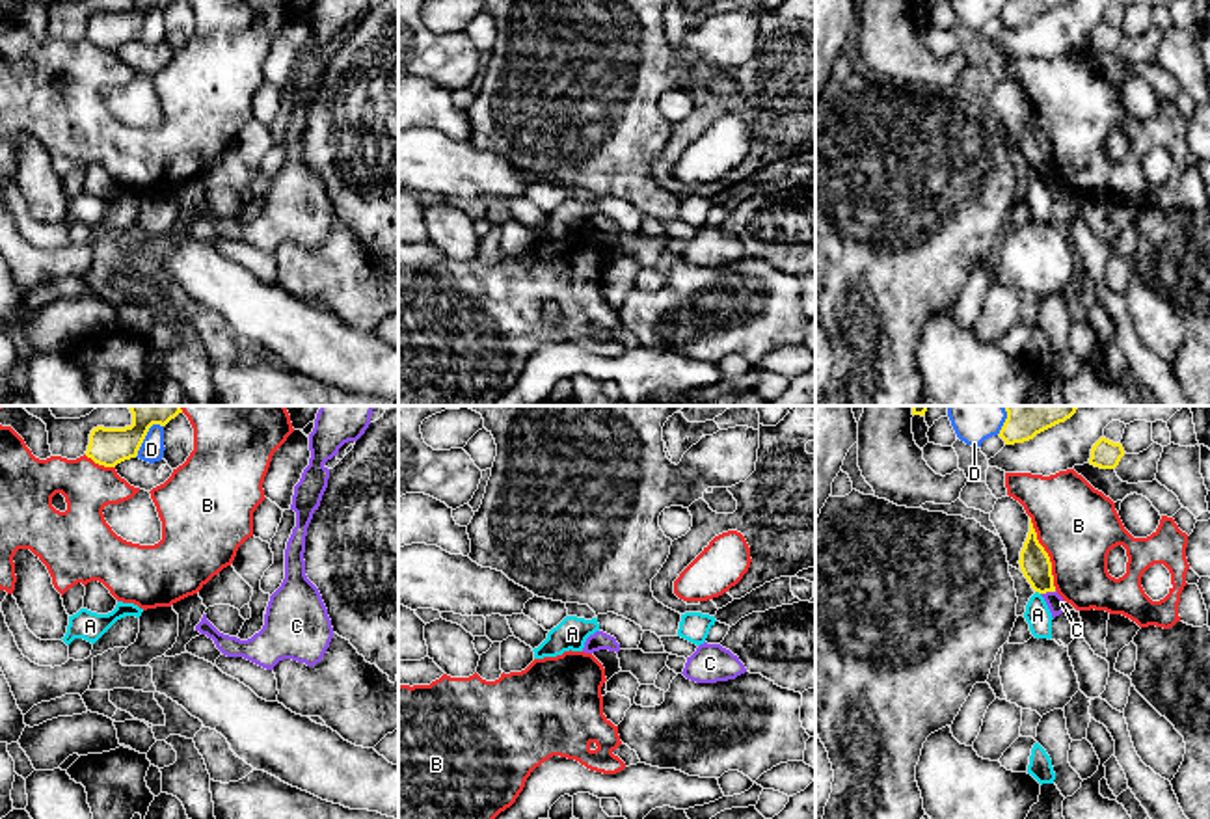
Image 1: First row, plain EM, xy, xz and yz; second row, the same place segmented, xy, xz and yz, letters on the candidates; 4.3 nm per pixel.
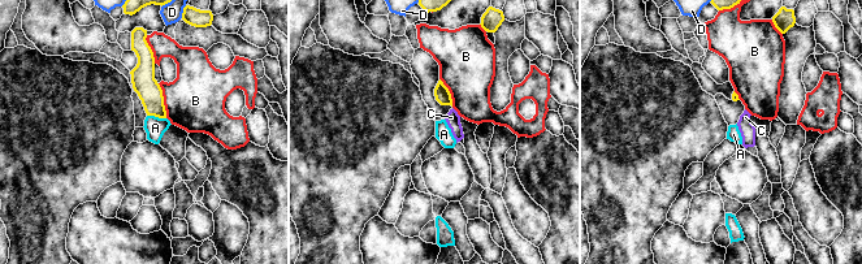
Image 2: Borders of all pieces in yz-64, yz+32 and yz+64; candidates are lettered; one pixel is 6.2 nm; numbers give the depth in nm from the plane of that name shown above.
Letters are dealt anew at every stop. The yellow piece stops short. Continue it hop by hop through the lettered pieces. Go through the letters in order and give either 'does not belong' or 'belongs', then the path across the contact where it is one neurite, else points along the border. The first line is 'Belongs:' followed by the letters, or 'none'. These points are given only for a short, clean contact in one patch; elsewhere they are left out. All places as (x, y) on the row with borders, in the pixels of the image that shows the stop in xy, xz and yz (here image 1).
Belongs: none
A: does not belong
B: does not belong
C: does not belong; border yz (1056, 590), (1041, 594)
D: does not belong

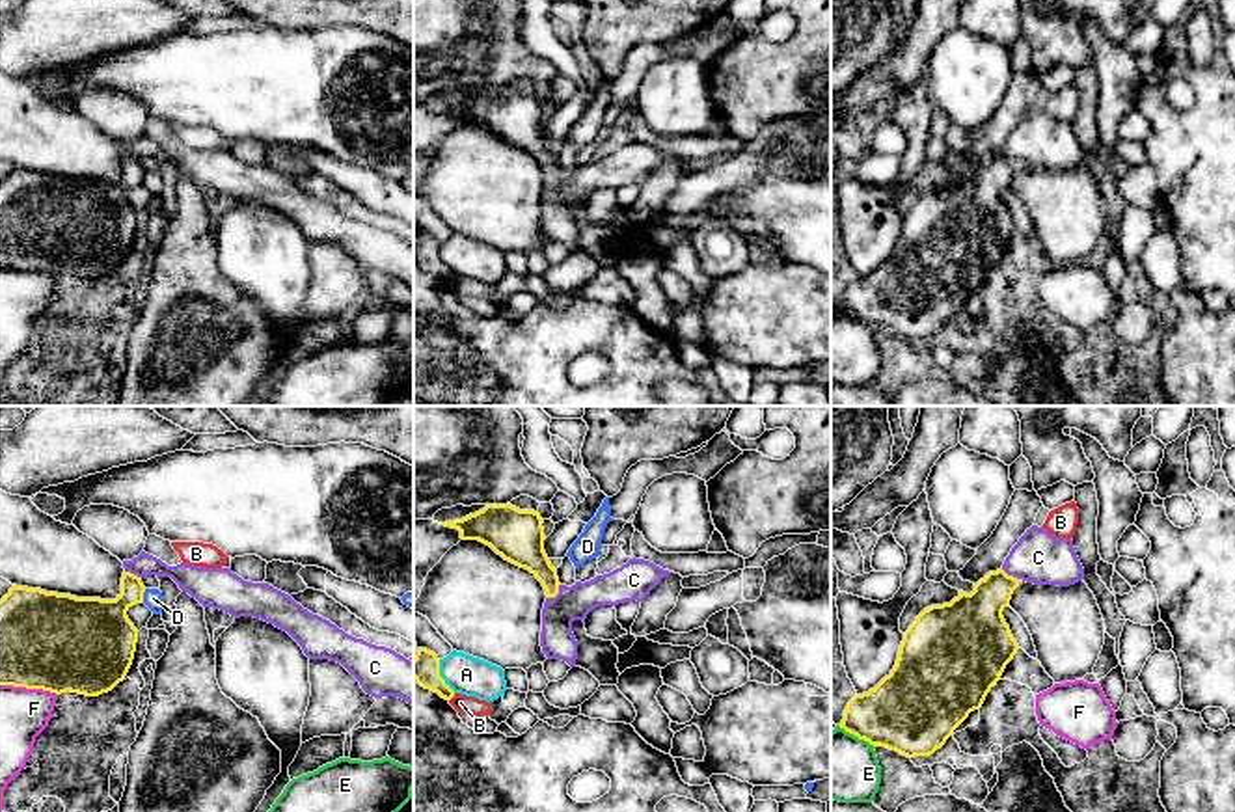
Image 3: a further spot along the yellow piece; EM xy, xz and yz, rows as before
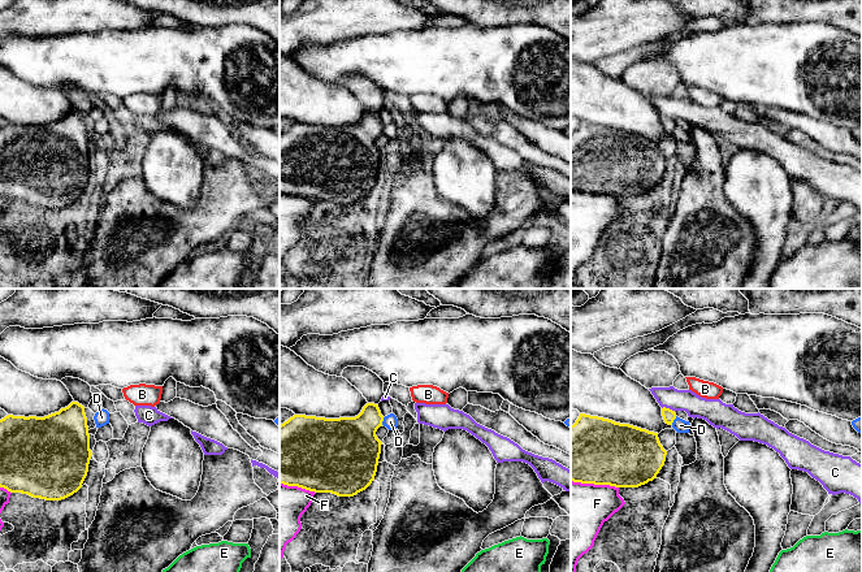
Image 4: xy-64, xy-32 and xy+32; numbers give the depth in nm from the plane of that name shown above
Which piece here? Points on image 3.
Belongs: none
A: does not belong
B: does not belong
C: does not belong
D: does not belong; border xy (146, 589), (142, 600)
E: does not belong; border yz (837, 725), (874, 747)
F: does not belong

